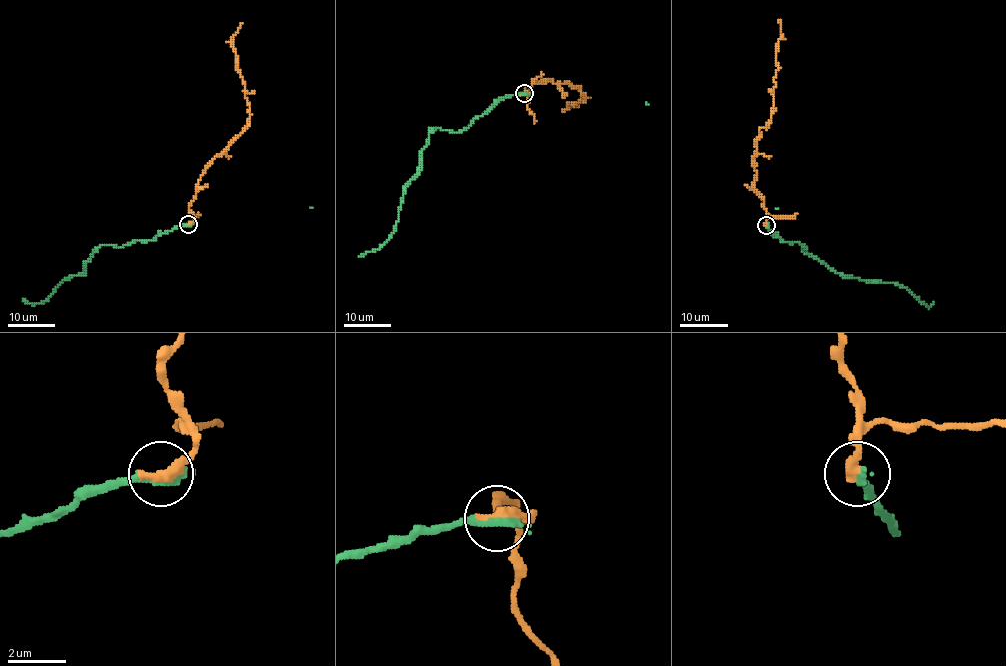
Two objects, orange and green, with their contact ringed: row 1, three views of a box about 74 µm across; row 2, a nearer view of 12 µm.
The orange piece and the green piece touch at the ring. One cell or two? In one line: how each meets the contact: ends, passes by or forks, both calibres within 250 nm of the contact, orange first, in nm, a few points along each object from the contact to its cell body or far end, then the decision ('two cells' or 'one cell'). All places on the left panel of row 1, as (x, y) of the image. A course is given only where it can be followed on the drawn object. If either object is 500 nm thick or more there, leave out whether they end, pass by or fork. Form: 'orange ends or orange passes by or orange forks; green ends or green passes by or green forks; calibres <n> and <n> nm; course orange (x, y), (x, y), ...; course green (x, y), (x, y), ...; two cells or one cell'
orange ends; green ends; calibres 480 and 320 nm; course orange (188, 223), (194, 219), (189, 203), (205, 166), (244, 130), (249, 120), (249, 102), (231, 42), (242, 23); course green (188, 223), (153, 240), (104, 244), (85, 263), (84, 272), (63, 279), (42, 303), (23, 298); two cells

